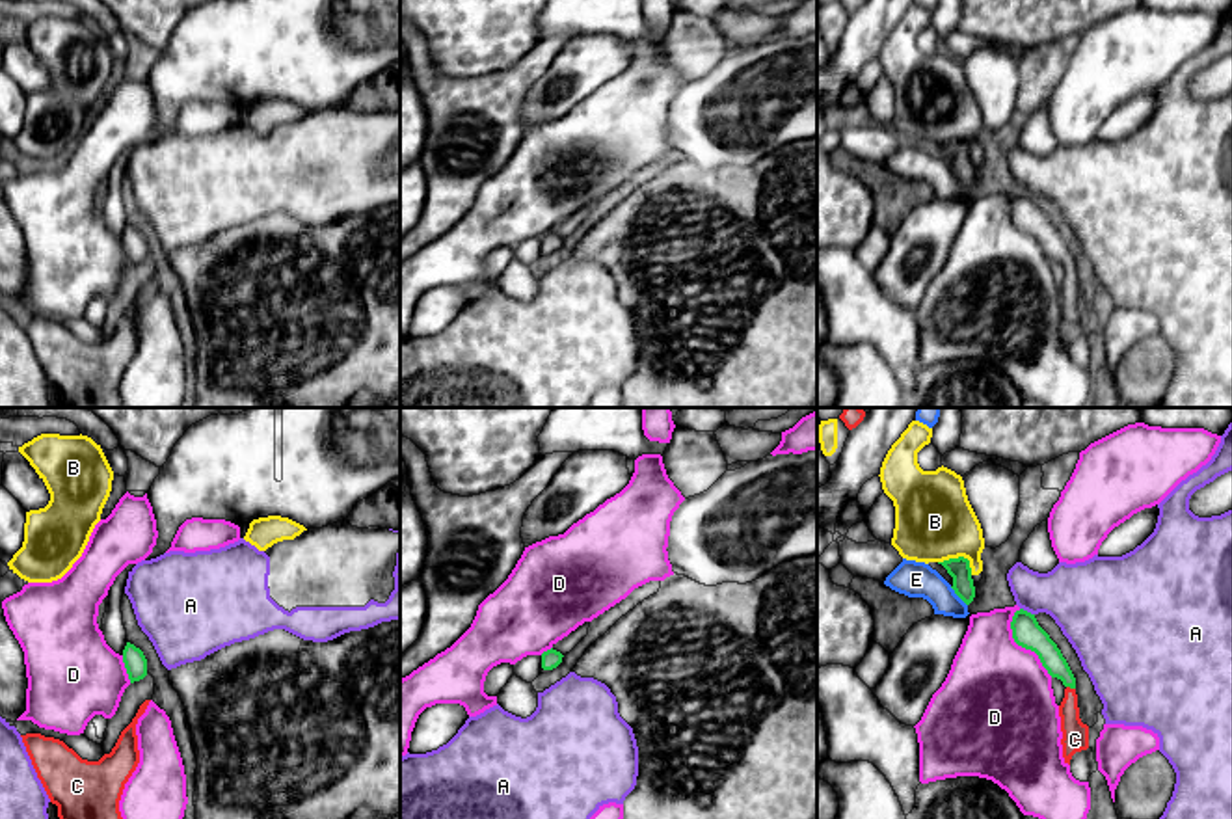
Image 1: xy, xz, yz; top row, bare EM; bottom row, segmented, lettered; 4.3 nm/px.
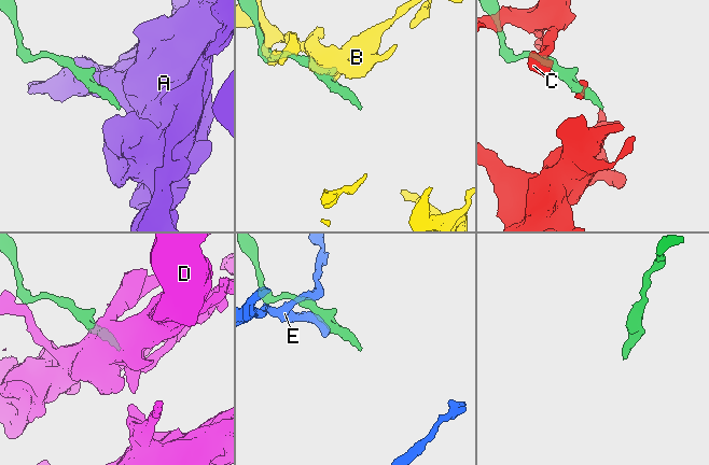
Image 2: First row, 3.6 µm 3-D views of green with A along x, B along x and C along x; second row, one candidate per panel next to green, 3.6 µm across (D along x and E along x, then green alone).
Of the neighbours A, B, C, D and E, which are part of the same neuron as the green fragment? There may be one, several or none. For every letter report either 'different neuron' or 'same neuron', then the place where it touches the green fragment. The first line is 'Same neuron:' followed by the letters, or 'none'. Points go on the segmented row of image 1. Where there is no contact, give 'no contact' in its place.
Same neuron: C
A: different neuron; contact yz (1026, 611)
B: different neuron; contact yz (961, 557)
C: same neuron; contact yz (1071, 687)
D: different neuron; contact yz (1020, 644)
E: different neuron; contact yz (957, 594)

